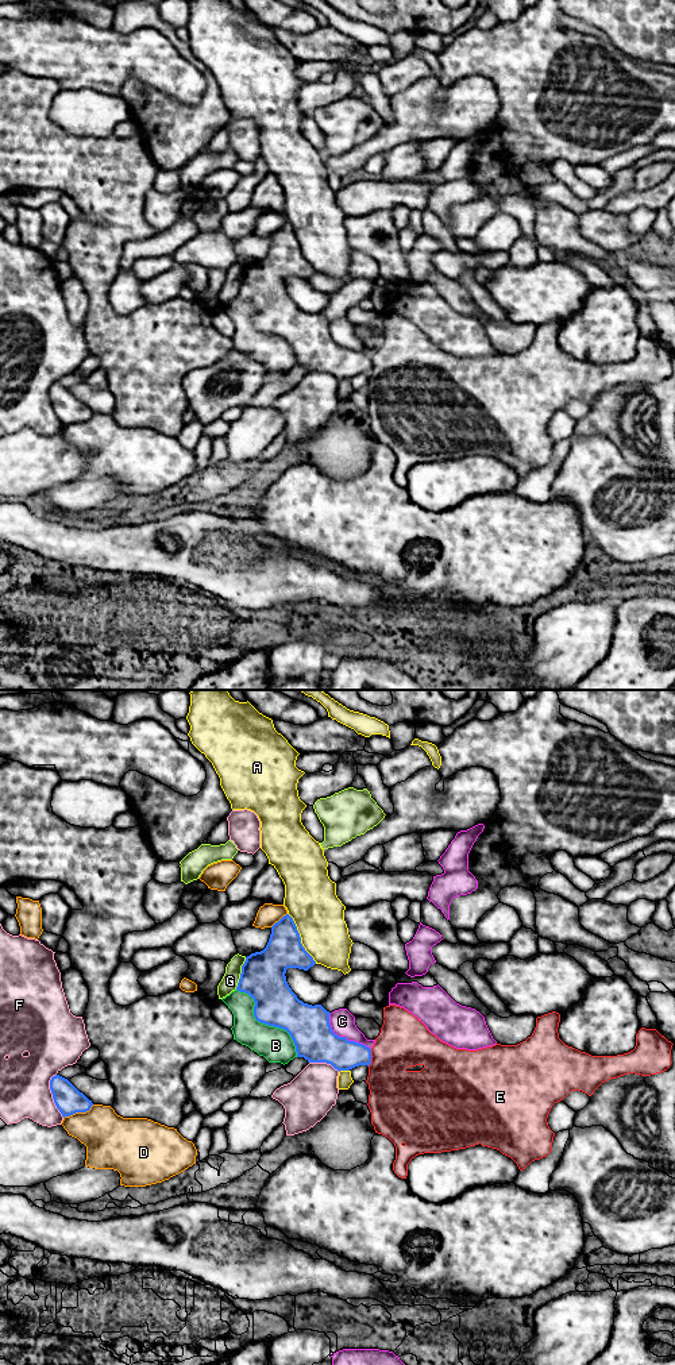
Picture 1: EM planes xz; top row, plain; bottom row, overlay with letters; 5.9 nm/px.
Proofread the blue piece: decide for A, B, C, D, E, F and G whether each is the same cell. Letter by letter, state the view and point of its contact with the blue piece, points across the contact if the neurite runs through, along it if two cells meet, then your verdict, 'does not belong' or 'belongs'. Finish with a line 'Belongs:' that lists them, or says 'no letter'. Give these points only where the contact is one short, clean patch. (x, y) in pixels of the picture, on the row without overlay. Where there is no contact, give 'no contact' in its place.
A: contact xz (300, 247); does not belong
B: contact xz (266, 332); does not belong
C: contact xz (343, 346); does not belong
D: contact xz (78, 420); does not belong
E: contact xz (371, 365); border xz (371, 358), (371, 370), (367, 374); does not belong
F: contact xz (53, 404); does not belong
G: contact xz (240, 282); does not belong
Belongs: no letter

